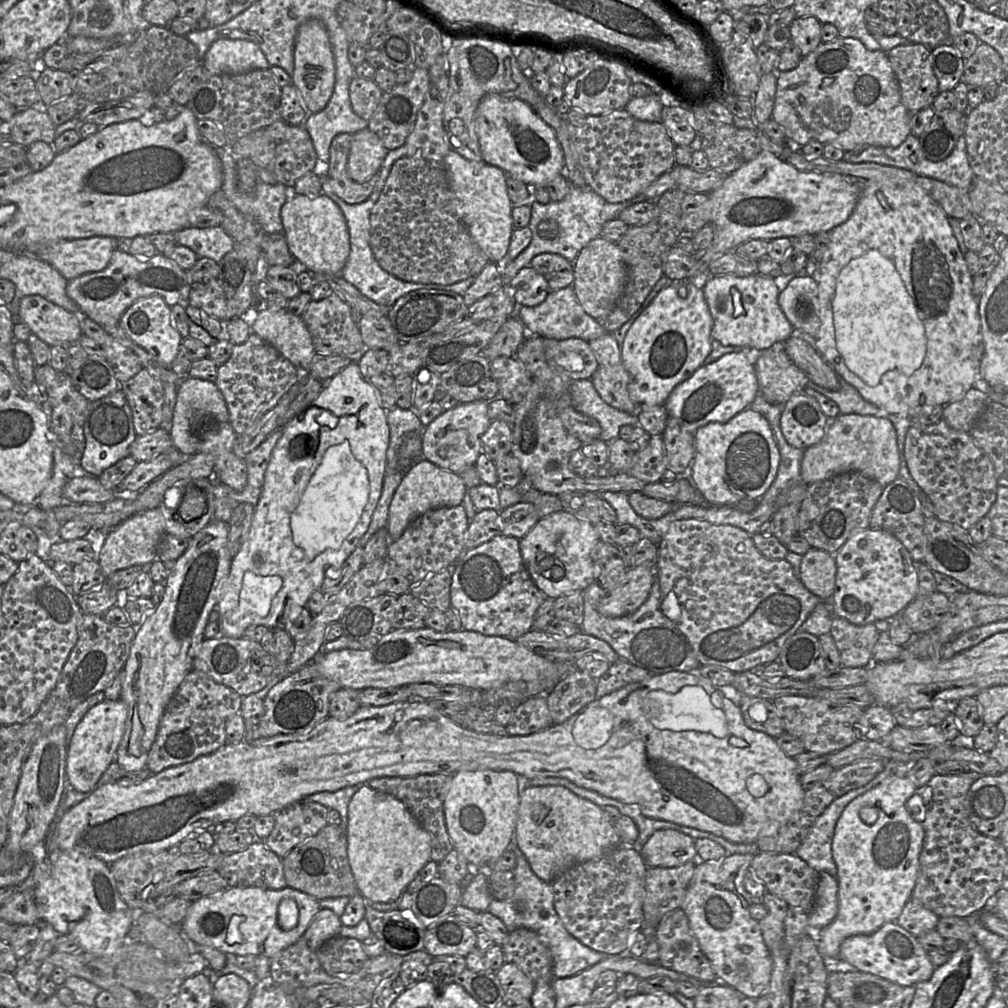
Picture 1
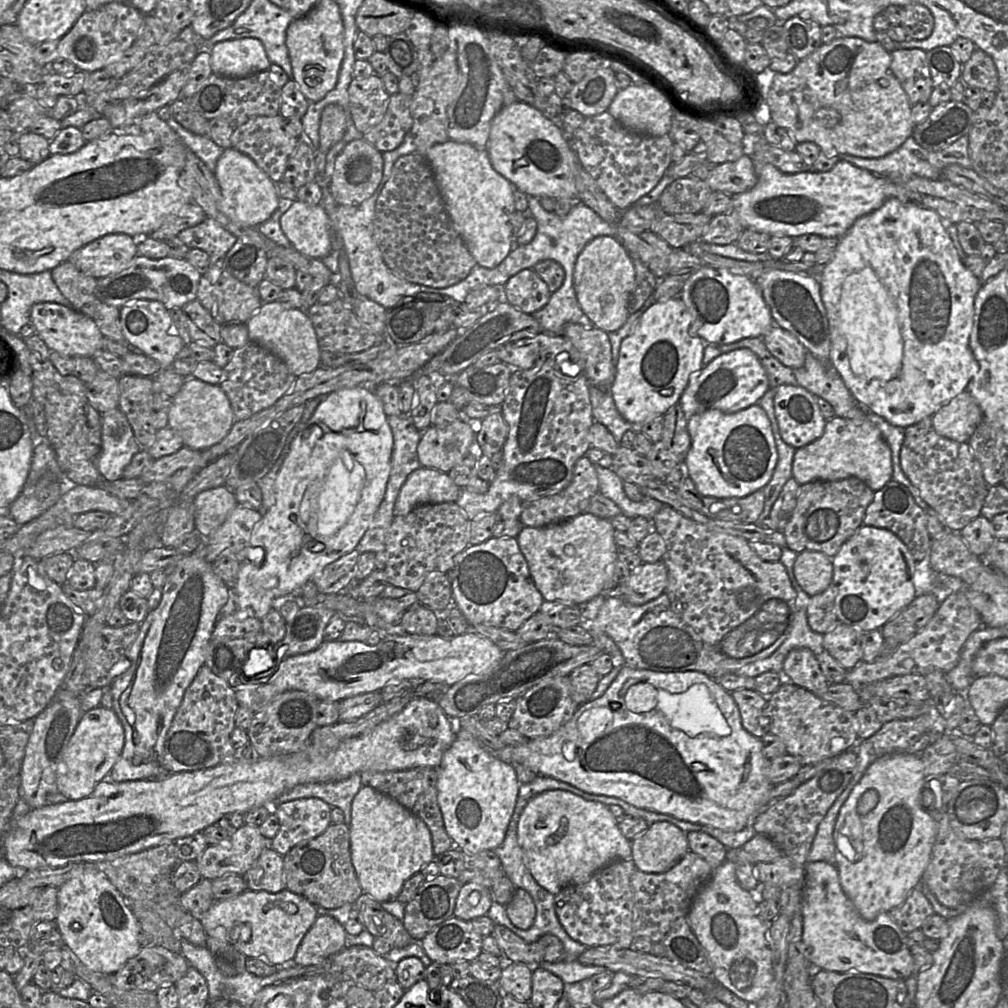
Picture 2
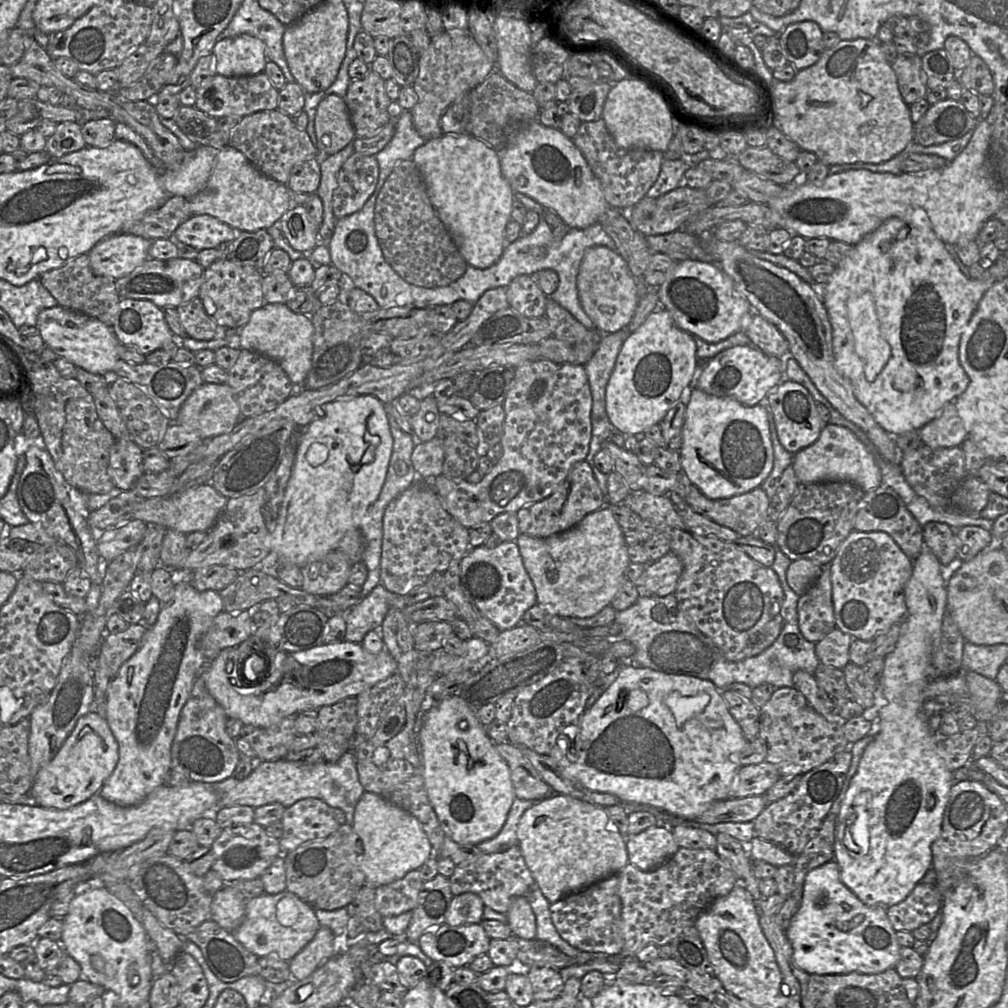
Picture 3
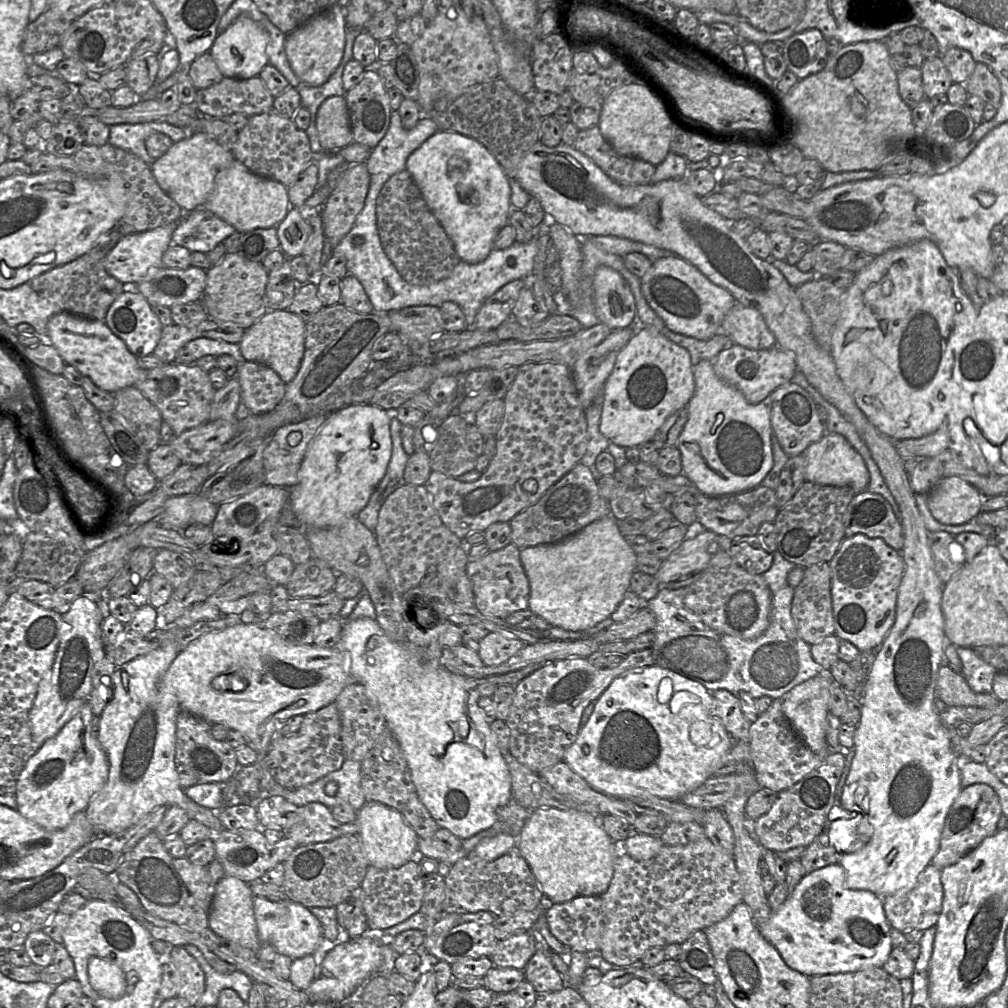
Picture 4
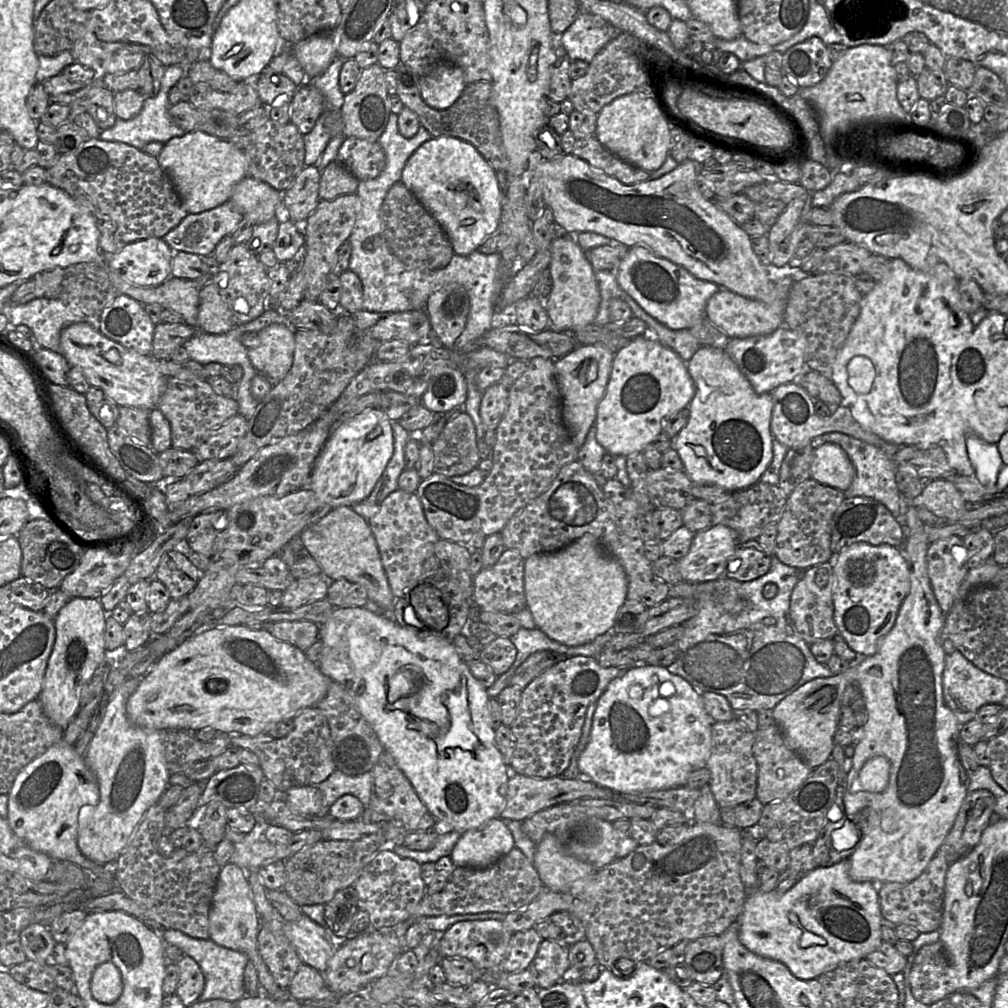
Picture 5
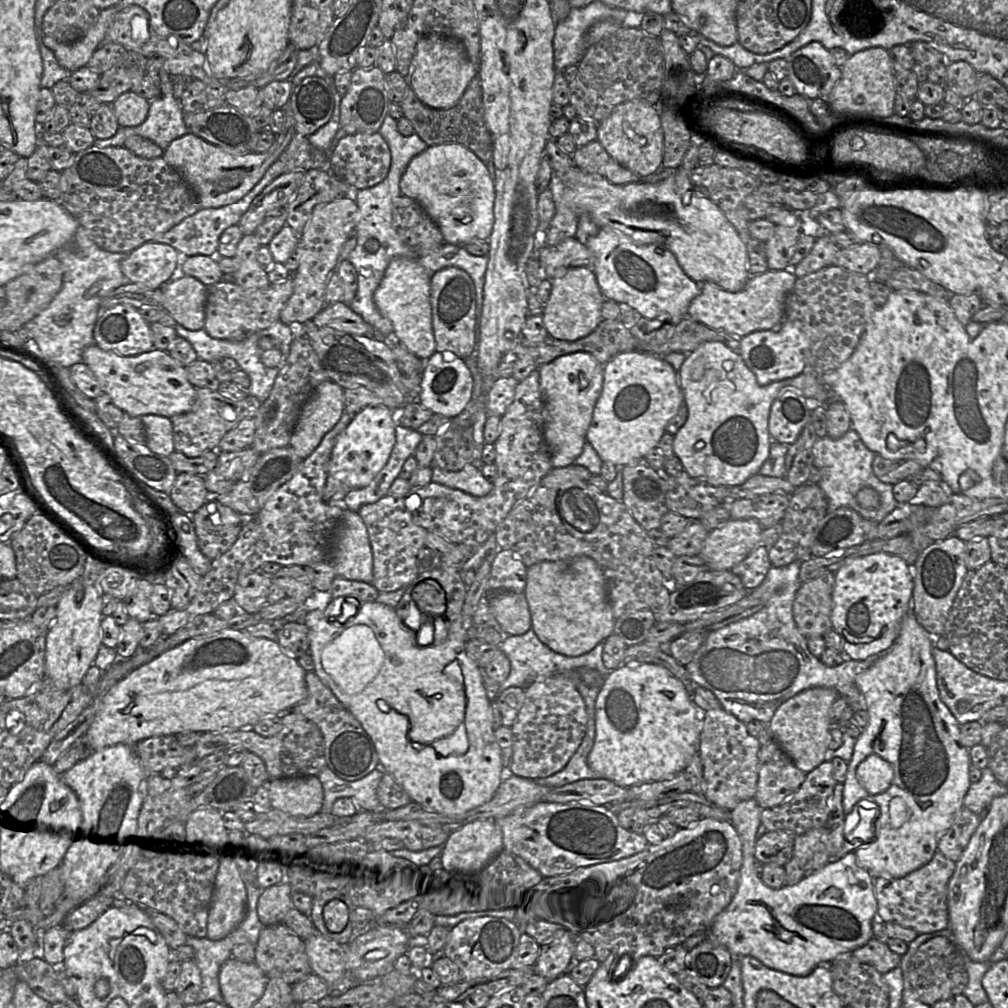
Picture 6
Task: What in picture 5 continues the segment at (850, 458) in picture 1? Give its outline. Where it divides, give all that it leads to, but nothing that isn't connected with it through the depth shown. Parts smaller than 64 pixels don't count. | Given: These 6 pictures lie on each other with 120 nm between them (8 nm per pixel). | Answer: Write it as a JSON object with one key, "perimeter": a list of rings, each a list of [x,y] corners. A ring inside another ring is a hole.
{"perimeter":[[[815,444],[810,477],[817,482],[846,491],[856,472],[847,453],[837,444]]]}

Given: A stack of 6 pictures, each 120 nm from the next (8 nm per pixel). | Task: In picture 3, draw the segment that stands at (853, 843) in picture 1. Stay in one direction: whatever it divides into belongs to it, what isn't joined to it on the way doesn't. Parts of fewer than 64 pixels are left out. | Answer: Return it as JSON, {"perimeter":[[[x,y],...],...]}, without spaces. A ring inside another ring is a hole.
{"perimeter":[[[924,548],[923,551],[918,555],[917,558],[913,560],[912,574],[909,578],[906,586],[905,586],[905,602],[907,606],[907,614],[905,618],[902,620],[901,632],[898,639],[898,642],[892,652],[890,652],[884,658],[884,669],[881,675],[881,678],[878,682],[876,689],[880,689],[882,695],[884,697],[884,704],[880,708],[878,712],[878,726],[875,728],[875,735],[872,741],[865,748],[857,769],[857,772],[853,776],[850,781],[848,790],[845,794],[845,797],[840,805],[840,810],[836,819],[836,828],[835,828],[835,840],[834,840],[834,858],[833,860],[837,862],[840,868],[840,878],[843,884],[849,888],[858,898],[866,905],[881,905],[885,908],[896,905],[903,900],[905,900],[908,895],[912,892],[915,886],[922,882],[923,877],[928,872],[928,870],[932,867],[932,845],[937,840],[941,833],[942,820],[944,815],[944,810],[946,804],[949,800],[950,789],[954,783],[953,780],[953,772],[950,771],[944,759],[939,754],[939,743],[935,737],[934,733],[929,729],[928,723],[924,718],[922,713],[922,706],[924,703],[923,700],[923,690],[926,685],[931,680],[931,660],[934,649],[937,647],[939,643],[939,633],[941,629],[941,625],[943,622],[943,618],[945,616],[946,607],[947,607],[947,590],[946,590],[946,581],[943,577],[941,564],[939,563],[936,556],[929,549]],[[861,792],[868,792],[870,794],[870,798],[867,797],[867,803],[865,805],[855,805],[856,797]],[[929,795],[934,795],[936,803],[933,808],[928,809],[927,807],[927,798]],[[856,806],[864,807],[867,812],[868,817],[868,826],[864,824],[864,832],[868,828],[869,834],[869,847],[868,851],[864,855],[856,855],[855,852],[850,851],[847,848],[847,841],[849,834],[852,832],[851,827],[855,822],[855,818],[851,821],[854,810],[853,808]]]}

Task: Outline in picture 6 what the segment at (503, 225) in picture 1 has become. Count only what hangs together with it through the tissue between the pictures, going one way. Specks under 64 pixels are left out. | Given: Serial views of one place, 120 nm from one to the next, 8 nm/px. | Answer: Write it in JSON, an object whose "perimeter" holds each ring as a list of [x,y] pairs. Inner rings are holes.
{"perimeter":[[[428,146],[408,164],[400,179],[401,194],[420,204],[440,229],[444,241],[465,246],[487,241],[494,225],[494,182],[487,166],[466,146]]]}

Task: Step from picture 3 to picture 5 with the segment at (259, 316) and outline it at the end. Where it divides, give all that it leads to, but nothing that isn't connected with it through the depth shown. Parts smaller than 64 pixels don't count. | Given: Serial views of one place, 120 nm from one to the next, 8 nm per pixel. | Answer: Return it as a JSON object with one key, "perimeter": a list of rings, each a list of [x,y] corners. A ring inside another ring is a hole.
{"perimeter":[[[272,324],[259,332],[259,346],[248,349],[254,368],[274,384],[285,378],[293,364],[295,331],[283,324]]]}

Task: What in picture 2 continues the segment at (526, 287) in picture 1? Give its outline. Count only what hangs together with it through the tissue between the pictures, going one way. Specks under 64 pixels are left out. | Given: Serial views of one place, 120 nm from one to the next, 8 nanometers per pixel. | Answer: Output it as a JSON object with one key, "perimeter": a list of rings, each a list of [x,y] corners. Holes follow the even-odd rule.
{"perimeter":[[[524,269],[508,279],[502,288],[503,300],[526,314],[542,309],[550,299],[547,284],[533,269]]]}

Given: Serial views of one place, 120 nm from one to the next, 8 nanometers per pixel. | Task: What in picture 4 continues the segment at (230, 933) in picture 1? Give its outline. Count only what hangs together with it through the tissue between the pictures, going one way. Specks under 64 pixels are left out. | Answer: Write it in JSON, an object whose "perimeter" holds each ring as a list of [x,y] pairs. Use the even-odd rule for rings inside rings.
{"perimeter":[[[258,896],[253,899],[253,910],[261,943],[269,943],[278,953],[292,960],[314,954],[324,941],[319,920],[302,904],[288,898],[273,902]]]}

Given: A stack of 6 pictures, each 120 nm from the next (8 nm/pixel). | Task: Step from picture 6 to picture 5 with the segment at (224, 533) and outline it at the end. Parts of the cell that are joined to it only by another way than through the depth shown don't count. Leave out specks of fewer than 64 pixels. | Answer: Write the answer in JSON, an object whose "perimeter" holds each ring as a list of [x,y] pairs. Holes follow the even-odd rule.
{"perimeter":[[[217,510],[196,515],[186,536],[187,547],[207,558],[214,557],[214,543],[220,532],[228,526],[226,511]]]}

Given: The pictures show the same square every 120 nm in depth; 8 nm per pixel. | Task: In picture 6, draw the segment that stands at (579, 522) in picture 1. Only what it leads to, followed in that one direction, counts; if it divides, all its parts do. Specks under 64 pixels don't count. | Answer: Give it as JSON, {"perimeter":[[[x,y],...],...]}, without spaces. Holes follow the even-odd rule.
{"perimeter":[[[590,557],[570,561],[541,561],[527,569],[524,594],[532,629],[552,651],[580,656],[591,651],[614,631],[616,619],[609,601],[602,569]]]}

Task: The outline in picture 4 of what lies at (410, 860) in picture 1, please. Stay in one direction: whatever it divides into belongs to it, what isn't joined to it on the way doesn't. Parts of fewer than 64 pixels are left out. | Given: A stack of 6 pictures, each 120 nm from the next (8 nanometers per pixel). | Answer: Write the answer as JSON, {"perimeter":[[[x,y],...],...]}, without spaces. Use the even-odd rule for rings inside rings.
{"perimeter":[[[366,801],[358,811],[356,824],[369,865],[379,869],[392,869],[415,858],[419,837],[398,810],[379,802]]]}

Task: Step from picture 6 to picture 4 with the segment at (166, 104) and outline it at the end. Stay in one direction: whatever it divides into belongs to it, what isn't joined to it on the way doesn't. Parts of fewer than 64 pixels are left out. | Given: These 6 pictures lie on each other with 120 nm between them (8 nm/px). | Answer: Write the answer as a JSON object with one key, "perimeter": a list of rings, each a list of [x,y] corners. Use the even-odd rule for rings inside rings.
{"perimeter":[[[163,121],[119,123],[110,126],[108,143],[129,151],[147,164],[152,165],[155,159],[148,154],[145,144],[152,133],[166,134],[173,142],[178,142],[189,136],[188,129]]]}

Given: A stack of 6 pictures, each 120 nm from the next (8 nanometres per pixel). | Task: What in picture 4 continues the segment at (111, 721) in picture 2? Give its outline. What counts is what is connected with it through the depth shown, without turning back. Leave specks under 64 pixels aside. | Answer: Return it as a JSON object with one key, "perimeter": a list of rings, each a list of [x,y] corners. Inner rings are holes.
{"perimeter":[[[87,701],[56,736],[39,747],[27,761],[18,778],[14,794],[16,810],[48,831],[65,828],[77,812],[86,809],[108,779],[109,762],[97,740],[92,720],[92,708]]]}

